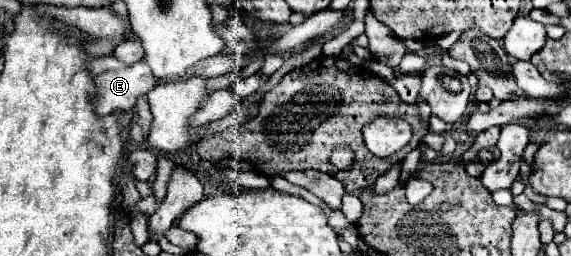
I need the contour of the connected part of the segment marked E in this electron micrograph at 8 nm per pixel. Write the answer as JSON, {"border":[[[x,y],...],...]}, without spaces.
{"border":[[[102,56],[102,58],[90,60],[90,72],[98,84],[98,106],[96,106],[98,114],[110,114],[114,110],[132,110],[136,100],[146,96],[146,92],[156,84],[154,74],[150,72],[146,60],[126,66],[114,56]]]}

